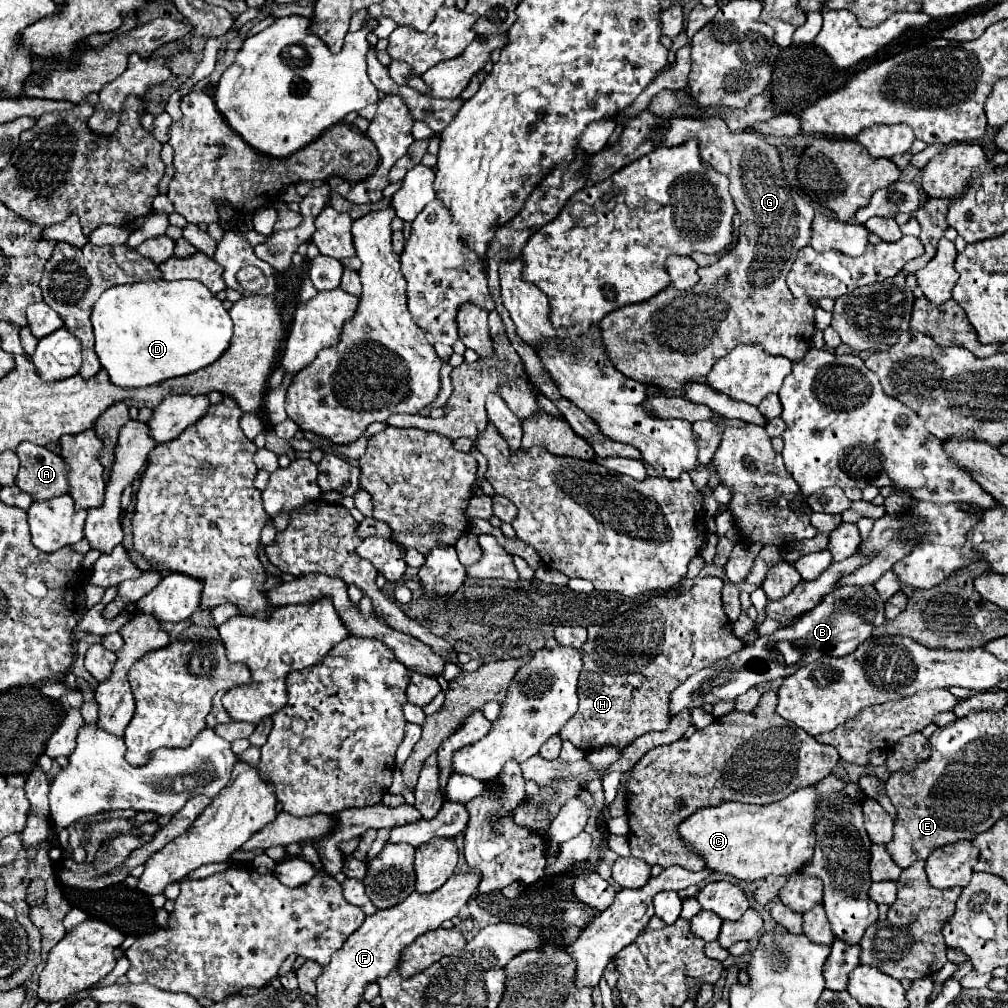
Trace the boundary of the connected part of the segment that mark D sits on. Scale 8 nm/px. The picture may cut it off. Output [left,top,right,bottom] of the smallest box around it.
[91,281,233,387]

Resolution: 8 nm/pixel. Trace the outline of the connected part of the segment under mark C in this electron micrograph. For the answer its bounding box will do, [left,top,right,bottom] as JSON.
[679,787,815,881]

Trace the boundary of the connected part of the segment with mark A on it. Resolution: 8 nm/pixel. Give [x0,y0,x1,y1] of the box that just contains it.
[15,443,69,501]

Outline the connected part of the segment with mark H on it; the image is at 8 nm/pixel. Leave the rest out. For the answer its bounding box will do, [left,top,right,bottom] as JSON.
[559,577,743,751]

